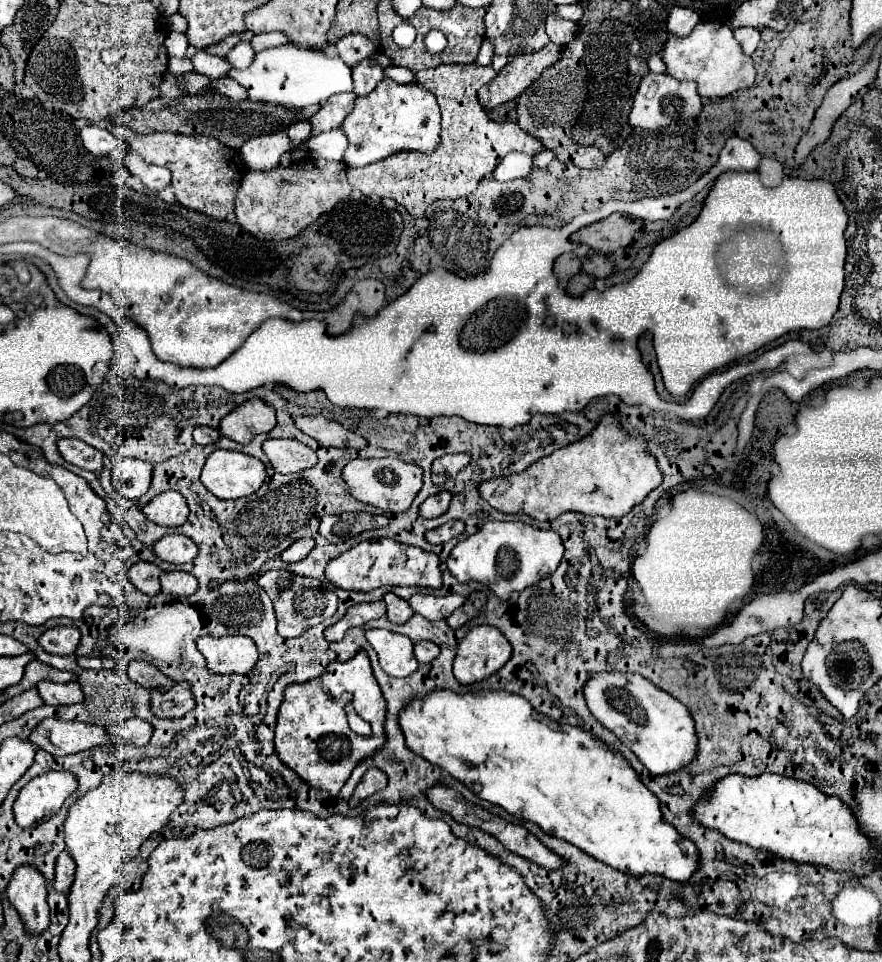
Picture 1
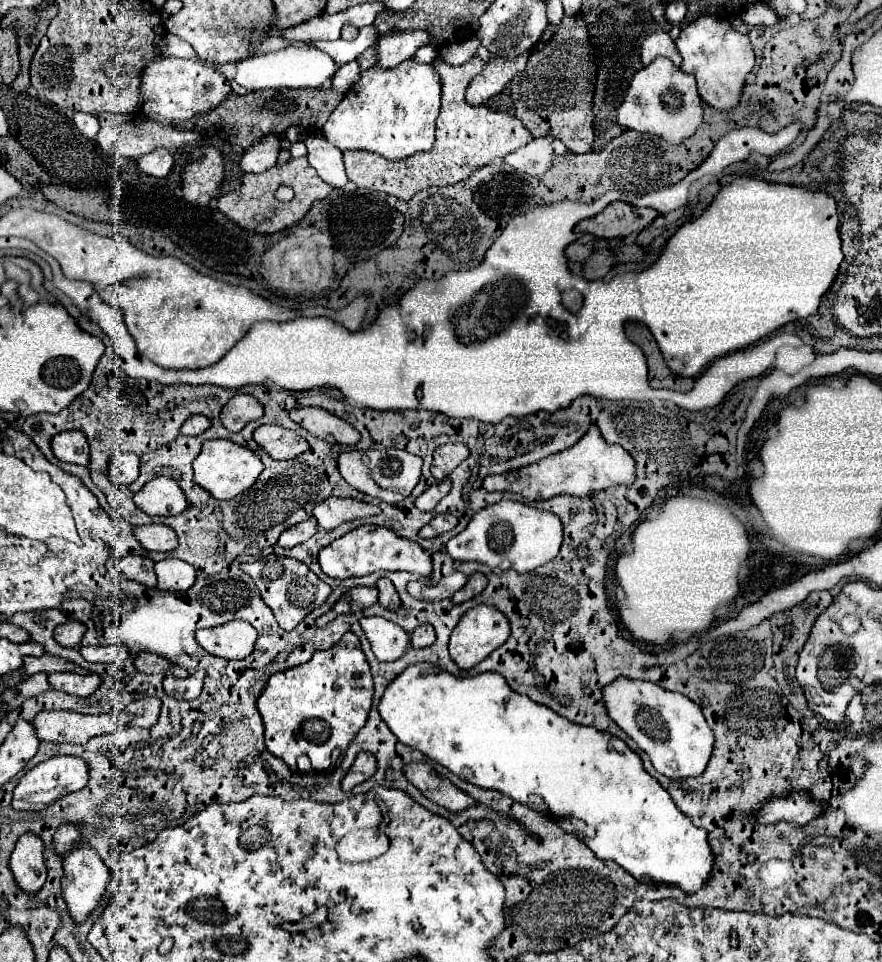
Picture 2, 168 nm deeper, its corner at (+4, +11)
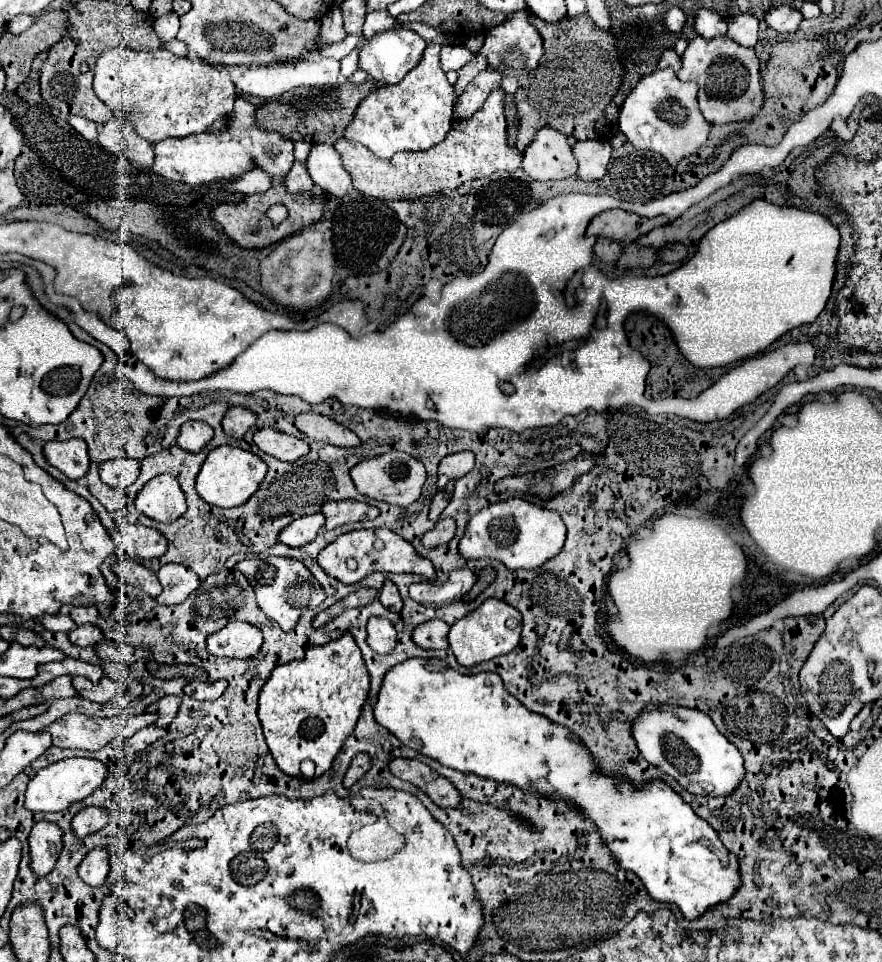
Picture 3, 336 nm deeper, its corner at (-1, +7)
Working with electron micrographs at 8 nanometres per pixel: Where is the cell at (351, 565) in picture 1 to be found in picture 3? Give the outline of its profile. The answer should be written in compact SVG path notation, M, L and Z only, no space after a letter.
M387 528L353 530L349 534L341 534L335 542L331 542L327 548L323 548L323 552L319 552L317 562L329 576L337 578L343 584L355 584L373 572L393 572L393 574L411 572L411 574L417 574L427 580L435 578L435 568L433 568L431 560L419 556L407 540L403 540L401 536L397 536L395 532L391 532Z

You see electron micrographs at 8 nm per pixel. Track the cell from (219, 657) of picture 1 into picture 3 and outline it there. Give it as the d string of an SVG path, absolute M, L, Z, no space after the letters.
M229 622L223 630L207 638L207 650L219 658L253 658L263 644L259 628L247 622Z

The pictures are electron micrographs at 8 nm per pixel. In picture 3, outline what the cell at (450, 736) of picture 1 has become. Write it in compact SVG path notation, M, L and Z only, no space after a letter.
M411 658L393 666L385 674L373 712L375 720L393 736L397 736L405 746L437 760L447 768L489 778L499 784L517 786L523 792L529 790L527 780L545 778L553 788L557 788L565 802L569 802L575 810L581 812L583 818L597 826L603 844L607 844L619 868L639 876L653 900L677 904L683 916L689 920L731 898L735 888L739 888L737 856L723 846L717 832L705 820L701 820L671 786L659 778L635 784L629 778L603 774L595 756L579 740L579 736L561 724L547 720L543 714L527 712L527 708L523 708L523 704L505 690L501 676L495 672L481 672L473 676L459 674L453 668L433 672L433 660Z

